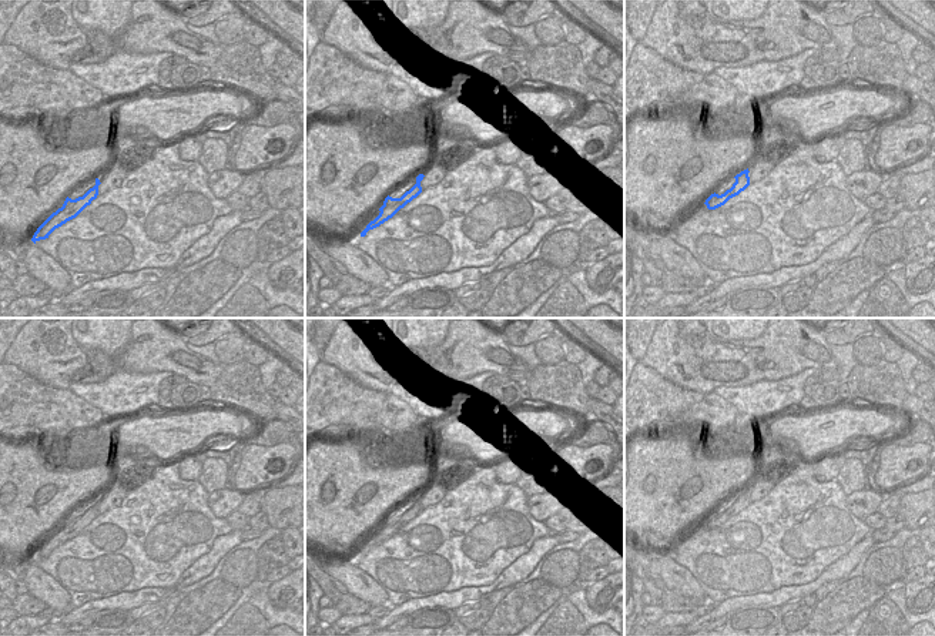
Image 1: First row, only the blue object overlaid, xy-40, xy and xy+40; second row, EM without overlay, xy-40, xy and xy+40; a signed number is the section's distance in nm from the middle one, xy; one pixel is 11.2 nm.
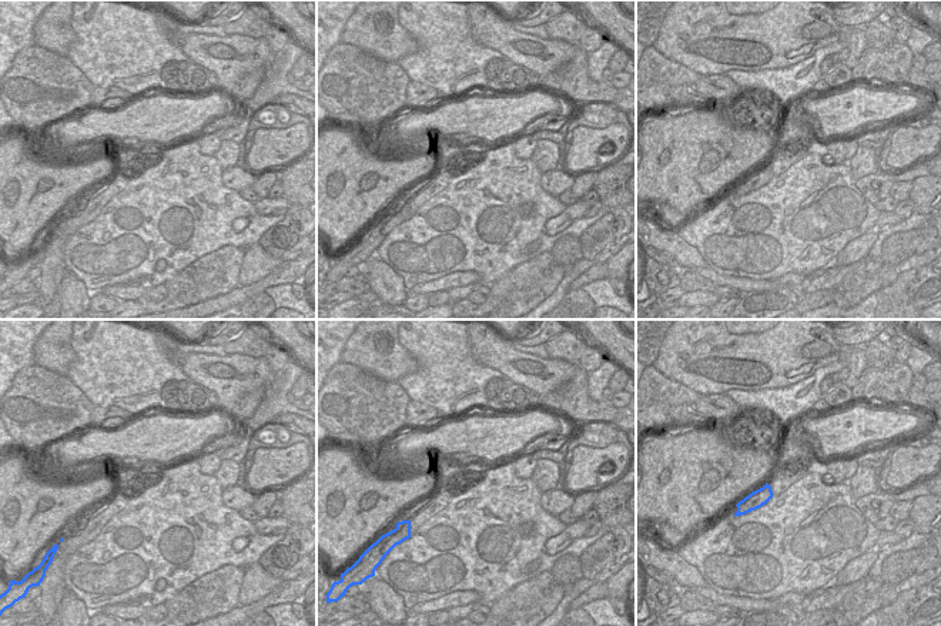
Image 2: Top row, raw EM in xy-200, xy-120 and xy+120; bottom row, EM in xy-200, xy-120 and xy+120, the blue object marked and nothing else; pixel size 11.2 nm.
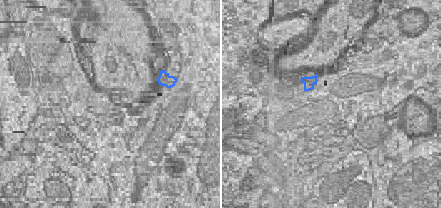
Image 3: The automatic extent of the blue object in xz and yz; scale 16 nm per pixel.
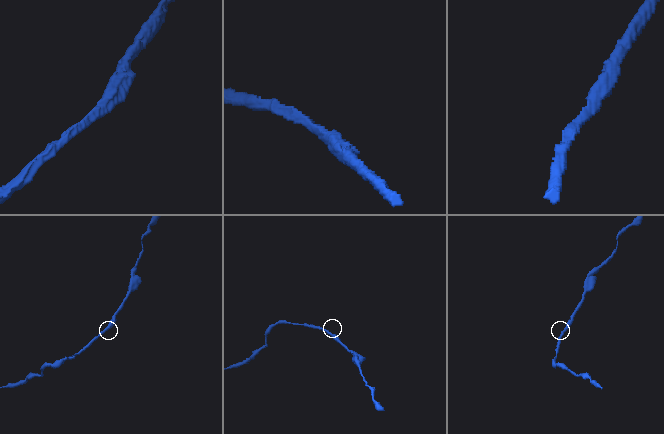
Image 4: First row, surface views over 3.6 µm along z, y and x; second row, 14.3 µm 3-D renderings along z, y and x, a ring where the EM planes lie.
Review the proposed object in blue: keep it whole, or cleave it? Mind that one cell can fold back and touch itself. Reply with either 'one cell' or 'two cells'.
one cell

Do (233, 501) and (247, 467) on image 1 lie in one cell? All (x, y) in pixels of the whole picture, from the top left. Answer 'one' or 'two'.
two

